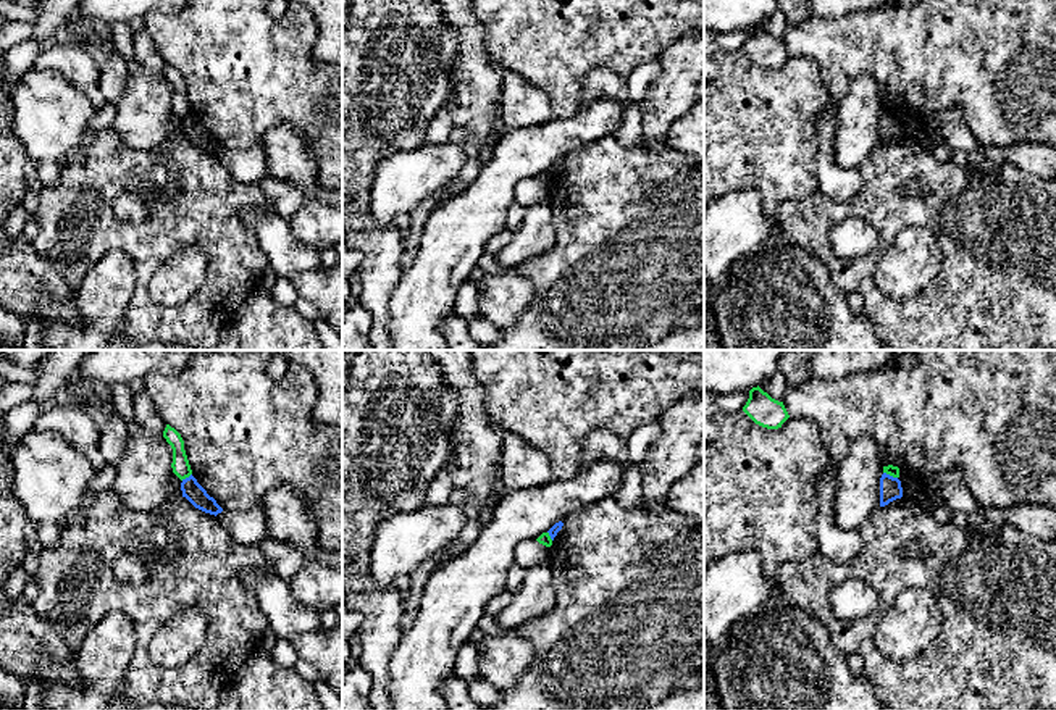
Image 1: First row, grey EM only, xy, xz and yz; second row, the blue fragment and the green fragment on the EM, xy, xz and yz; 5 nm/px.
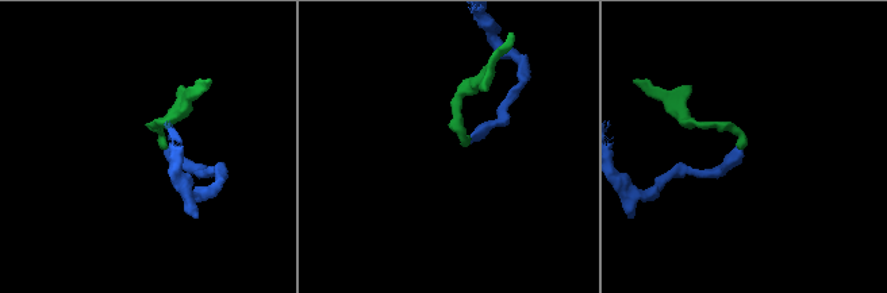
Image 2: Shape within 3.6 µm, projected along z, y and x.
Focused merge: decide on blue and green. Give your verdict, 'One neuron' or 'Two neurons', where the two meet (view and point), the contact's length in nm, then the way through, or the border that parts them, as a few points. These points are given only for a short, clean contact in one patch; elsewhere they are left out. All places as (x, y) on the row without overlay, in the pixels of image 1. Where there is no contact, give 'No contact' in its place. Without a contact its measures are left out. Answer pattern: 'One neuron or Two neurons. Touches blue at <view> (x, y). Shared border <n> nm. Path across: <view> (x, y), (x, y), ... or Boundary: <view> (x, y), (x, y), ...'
Two neurons. Touches blue at yz (888, 113). Shared border 80 nm. Boundary: yz (884, 110), (896, 116)

